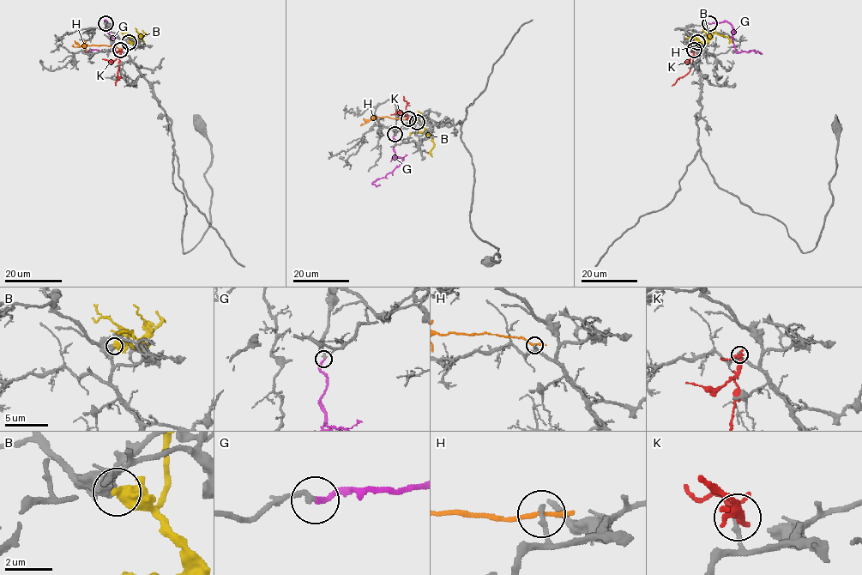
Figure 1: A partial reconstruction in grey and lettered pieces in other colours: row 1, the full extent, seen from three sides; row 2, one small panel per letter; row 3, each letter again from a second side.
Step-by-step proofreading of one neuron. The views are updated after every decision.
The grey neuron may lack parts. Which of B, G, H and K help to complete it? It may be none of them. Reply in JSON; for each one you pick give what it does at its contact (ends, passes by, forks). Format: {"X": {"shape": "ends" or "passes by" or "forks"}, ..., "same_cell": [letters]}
{"G": {"shape": "ends"}, "same_cell": ["G"]}

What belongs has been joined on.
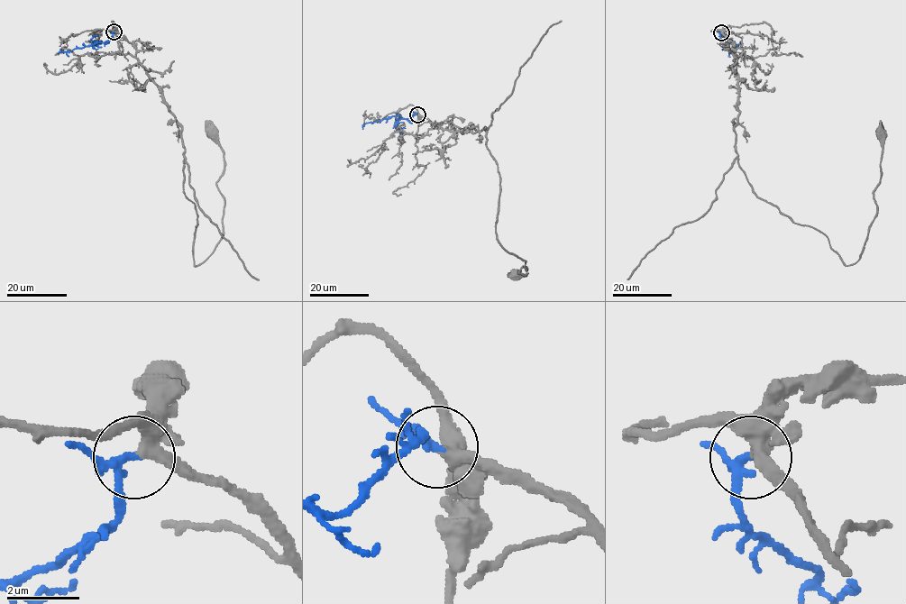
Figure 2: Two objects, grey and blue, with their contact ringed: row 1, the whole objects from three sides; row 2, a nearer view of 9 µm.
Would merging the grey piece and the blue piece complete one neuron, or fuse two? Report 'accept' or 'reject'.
accept

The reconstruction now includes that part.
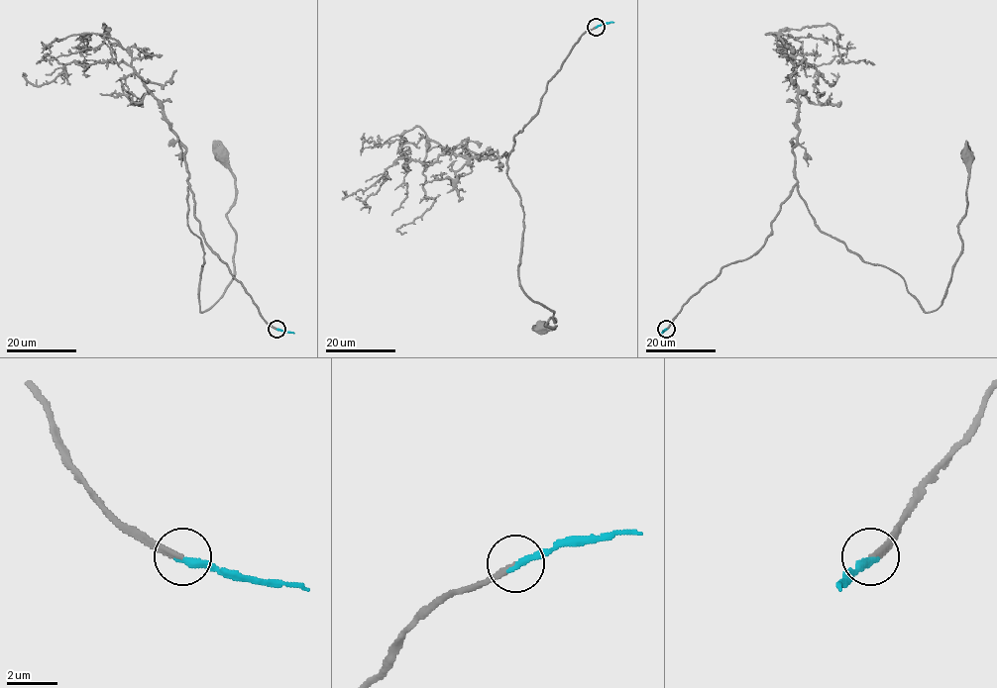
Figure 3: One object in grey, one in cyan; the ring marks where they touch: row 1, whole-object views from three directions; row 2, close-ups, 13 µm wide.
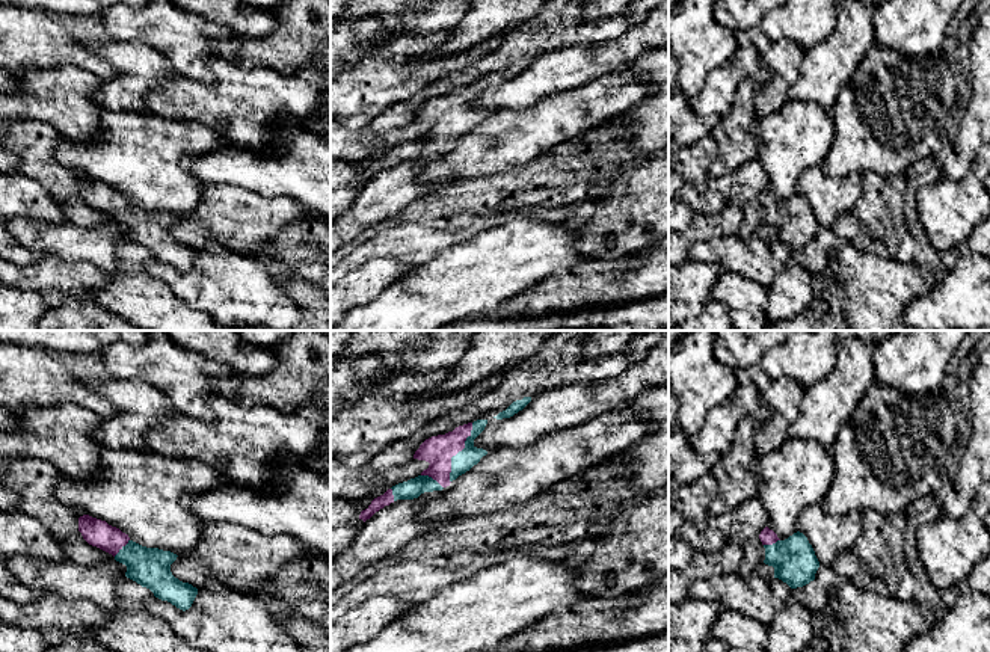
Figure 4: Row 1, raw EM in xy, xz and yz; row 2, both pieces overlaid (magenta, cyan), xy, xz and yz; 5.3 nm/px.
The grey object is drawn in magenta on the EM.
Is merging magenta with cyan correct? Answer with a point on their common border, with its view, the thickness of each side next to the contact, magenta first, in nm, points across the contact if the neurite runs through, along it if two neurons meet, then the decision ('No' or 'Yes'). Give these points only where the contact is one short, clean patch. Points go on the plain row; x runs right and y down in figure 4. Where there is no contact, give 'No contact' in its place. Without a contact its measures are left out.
Touches magenta at xz (458, 113). Thickness 160 nm (magenta) against 110 nm. Yes

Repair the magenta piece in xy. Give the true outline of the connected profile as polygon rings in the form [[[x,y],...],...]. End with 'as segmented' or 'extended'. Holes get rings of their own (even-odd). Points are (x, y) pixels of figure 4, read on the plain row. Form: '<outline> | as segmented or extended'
[[[89,177],[78,180],[78,193],[89,207],[112,216],[116,223],[125,226],[125,238],[149,251],[155,260],[183,273],[192,269],[198,251],[172,237],[171,226],[177,222],[177,216],[142,208],[119,190]]] | extended

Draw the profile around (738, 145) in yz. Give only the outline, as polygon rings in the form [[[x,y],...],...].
[[[744,78],[733,95],[729,112],[720,116],[712,136],[720,142],[718,155],[709,166],[709,177],[724,177],[758,157],[758,139],[752,127],[758,119],[755,95],[758,85]]]

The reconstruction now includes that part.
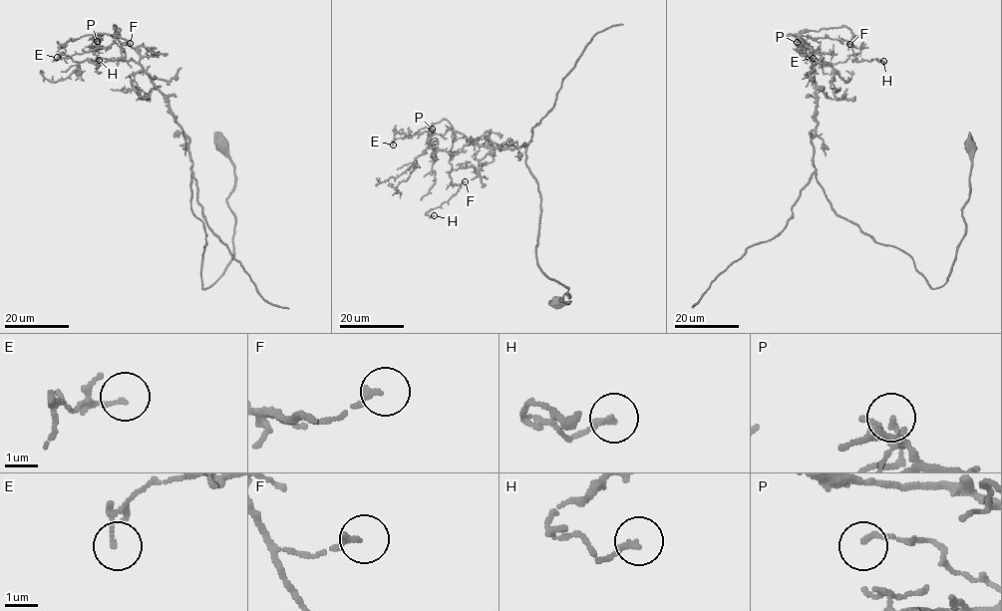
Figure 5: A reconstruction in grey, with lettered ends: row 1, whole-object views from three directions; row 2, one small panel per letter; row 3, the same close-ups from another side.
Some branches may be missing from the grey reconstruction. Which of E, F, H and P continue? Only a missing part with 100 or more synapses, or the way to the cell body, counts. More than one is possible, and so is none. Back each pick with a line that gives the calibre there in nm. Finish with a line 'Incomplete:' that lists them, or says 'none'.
Incomplete: none

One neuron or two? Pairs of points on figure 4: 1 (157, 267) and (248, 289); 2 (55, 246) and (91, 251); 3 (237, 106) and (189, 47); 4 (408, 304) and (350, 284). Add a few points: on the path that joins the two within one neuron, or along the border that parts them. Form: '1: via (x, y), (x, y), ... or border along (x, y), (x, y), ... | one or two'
1: via (180, 282), (189, 287), (225, 287) | one
2: via (64, 246), (82, 246) | one
3: border along (216, 55), (210, 58), (209, 80), (177, 71) | two
4: border along (406, 270), (375, 298), (349, 311) | two

